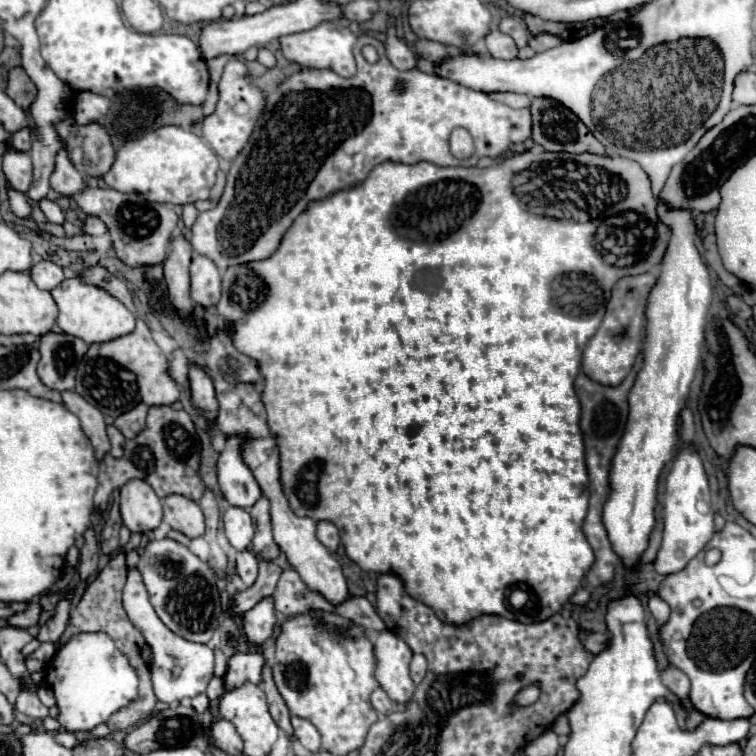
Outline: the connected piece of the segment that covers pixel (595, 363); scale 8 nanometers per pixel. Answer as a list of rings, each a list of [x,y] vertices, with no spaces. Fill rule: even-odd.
[[[640,274],[626,276],[616,282],[612,288],[612,298],[606,304],[606,314],[596,330],[596,334],[588,340],[582,356],[582,370],[596,382],[604,386],[618,386],[634,366],[634,360],[640,352],[642,344],[642,328],[644,328],[644,304],[650,288],[656,282],[656,274]]]

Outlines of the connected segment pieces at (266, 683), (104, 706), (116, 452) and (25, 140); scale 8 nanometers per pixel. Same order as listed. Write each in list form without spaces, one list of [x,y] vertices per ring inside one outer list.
[[[268,664],[262,668],[262,680],[260,680],[258,686],[264,690],[264,694],[266,694],[266,698],[268,698],[270,714],[272,714],[272,718],[276,720],[276,724],[286,732],[288,738],[294,738],[294,736],[292,736],[292,726],[290,726],[288,706],[286,706],[286,702],[282,700],[282,696],[280,696],[280,692],[278,692],[276,684],[274,684],[274,680],[272,680],[272,670],[270,670]]]
[[[94,632],[94,634],[74,634],[68,642],[64,642],[56,654],[52,656],[50,664],[46,664],[44,670],[44,682],[46,686],[54,692],[56,696],[56,706],[60,710],[58,722],[64,730],[70,732],[88,732],[94,726],[108,722],[108,718],[118,712],[120,708],[128,706],[130,702],[138,700],[138,672],[136,668],[128,662],[128,658],[116,648],[112,638],[104,632]]]
[[[108,426],[108,438],[110,438],[110,444],[112,444],[112,450],[110,450],[110,454],[114,456],[114,458],[120,458],[122,456],[122,446],[124,446],[124,442],[126,442],[126,438],[122,436],[122,432],[118,430],[118,428],[114,428],[114,426]]]
[[[20,130],[20,132],[14,132],[10,136],[10,148],[12,150],[18,150],[18,152],[28,152],[30,150],[30,144],[32,144],[32,136],[30,136],[30,130]]]

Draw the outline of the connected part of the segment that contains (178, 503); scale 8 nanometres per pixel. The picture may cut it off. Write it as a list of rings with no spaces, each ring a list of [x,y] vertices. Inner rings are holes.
[[[172,494],[164,498],[164,520],[188,538],[204,536],[204,514],[198,502]]]

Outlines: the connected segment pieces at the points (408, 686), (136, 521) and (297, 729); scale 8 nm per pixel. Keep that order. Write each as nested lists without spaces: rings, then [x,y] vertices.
[[[382,630],[374,642],[374,658],[374,676],[380,688],[400,704],[410,702],[416,686],[408,676],[408,666],[412,660],[408,644],[400,636],[394,636],[394,632]]]
[[[130,480],[120,490],[120,514],[130,532],[150,532],[162,522],[162,500],[144,480]]]
[[[292,716],[292,726],[294,726],[294,736],[296,740],[310,752],[318,752],[320,750],[320,732],[316,730],[316,726],[304,718]]]

